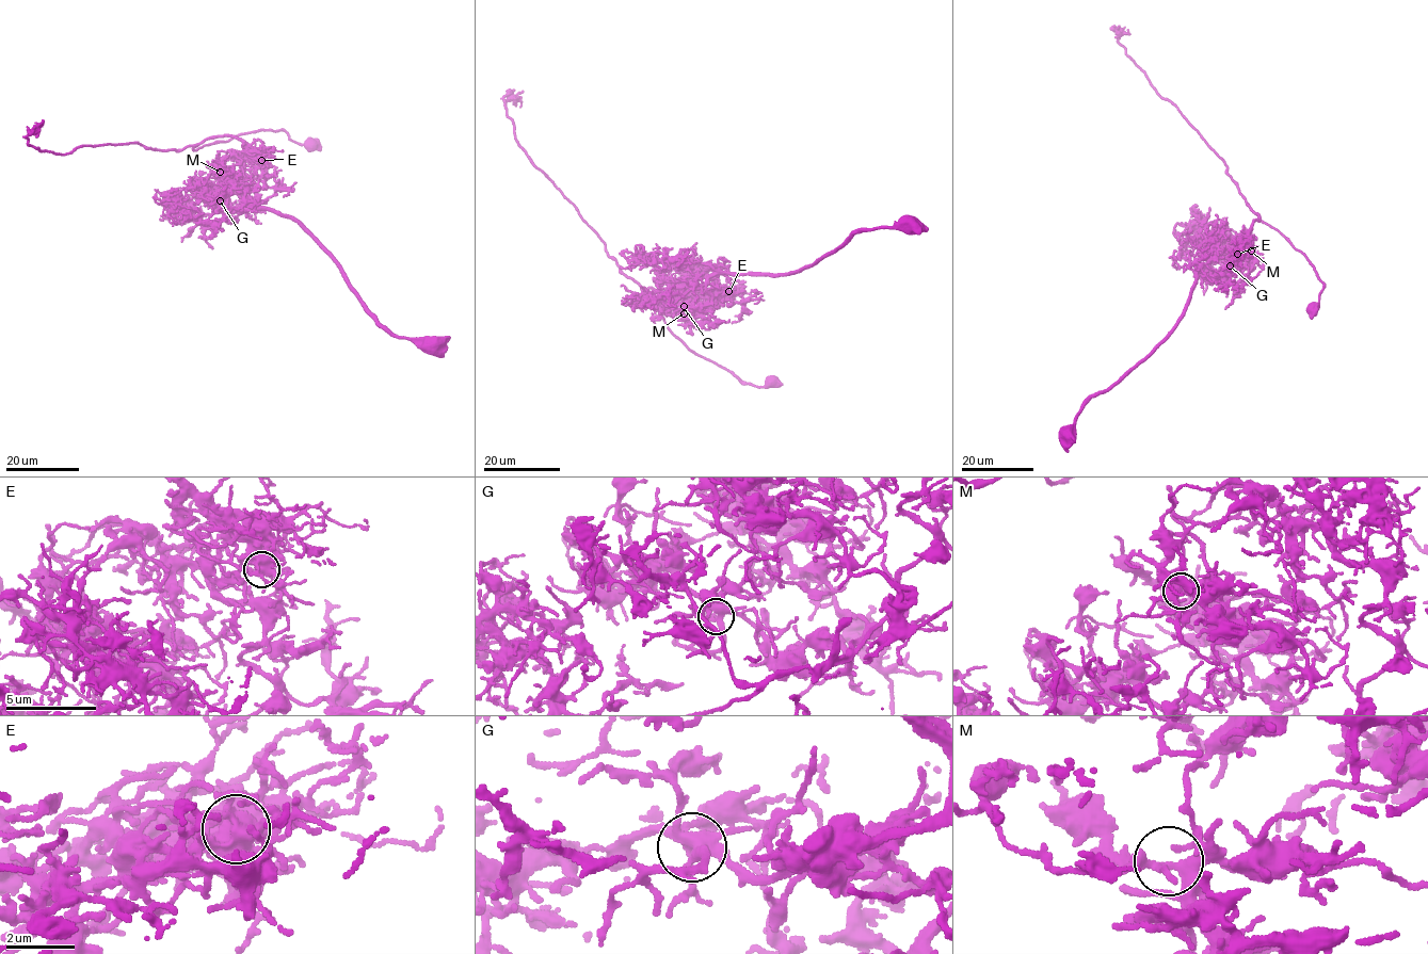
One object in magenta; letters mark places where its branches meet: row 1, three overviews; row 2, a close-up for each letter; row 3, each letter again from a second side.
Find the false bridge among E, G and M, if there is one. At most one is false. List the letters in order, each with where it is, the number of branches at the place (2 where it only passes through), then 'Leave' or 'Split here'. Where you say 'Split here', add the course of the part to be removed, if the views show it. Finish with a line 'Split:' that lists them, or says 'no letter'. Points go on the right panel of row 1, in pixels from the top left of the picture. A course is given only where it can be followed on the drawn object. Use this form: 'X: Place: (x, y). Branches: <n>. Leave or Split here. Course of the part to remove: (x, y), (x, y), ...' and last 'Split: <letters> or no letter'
E: Place: (1237, 254). Branches: 6. Split here. Course of the part to remove: (1237, 254), (1260, 214), (1246, 204), (1217, 154), (1180, 110), (1156, 92), (1127, 57), (1116, 31), (1129, 34)
G: Place: (1230, 265). Branches: 6. Leave
M: Place: (1251, 251). Branches: 7. Leave
Split: E

